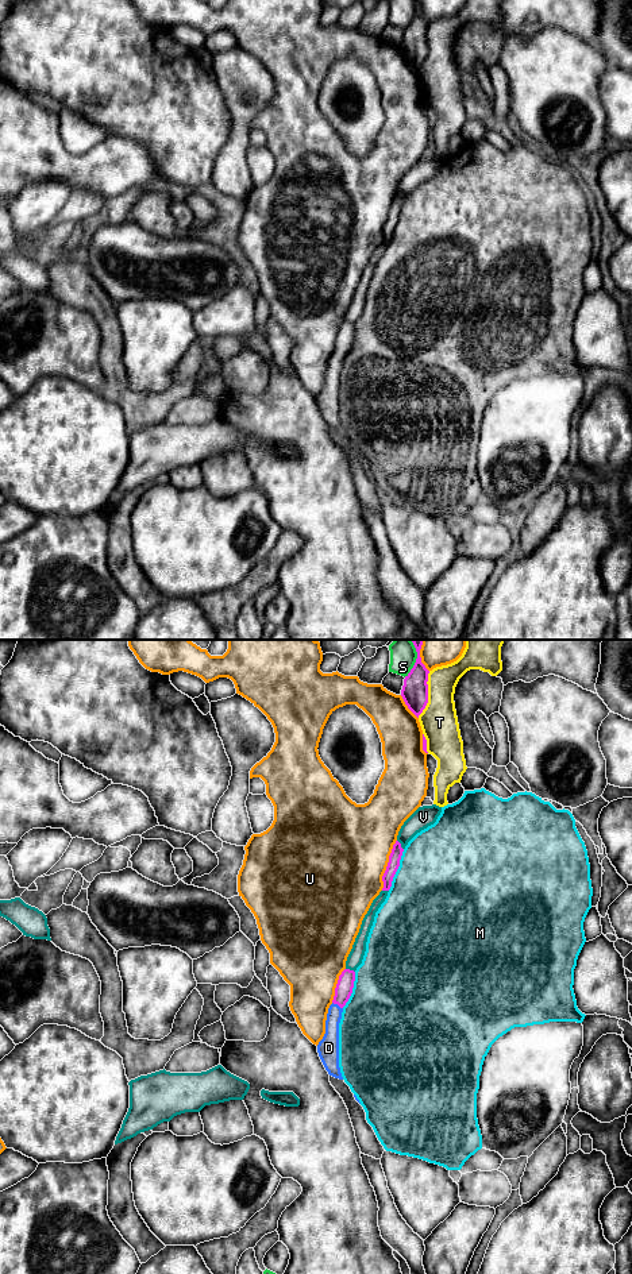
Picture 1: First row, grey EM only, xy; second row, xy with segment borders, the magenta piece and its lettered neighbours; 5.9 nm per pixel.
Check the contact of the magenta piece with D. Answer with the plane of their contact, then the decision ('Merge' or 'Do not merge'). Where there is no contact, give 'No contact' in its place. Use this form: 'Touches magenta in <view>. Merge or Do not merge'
Touches magenta in xy. Merge

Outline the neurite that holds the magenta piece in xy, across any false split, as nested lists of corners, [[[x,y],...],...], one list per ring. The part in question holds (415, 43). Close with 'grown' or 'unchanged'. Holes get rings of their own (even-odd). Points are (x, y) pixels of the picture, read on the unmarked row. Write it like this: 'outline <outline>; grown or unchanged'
outline [[[416,0],[417,11],[411,24],[404,31],[401,49],[408,61],[419,70],[428,55],[428,26],[421,15],[420,1]]]; unchanged

